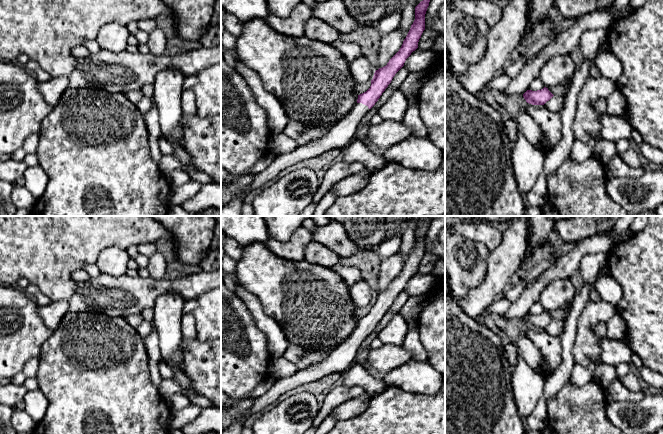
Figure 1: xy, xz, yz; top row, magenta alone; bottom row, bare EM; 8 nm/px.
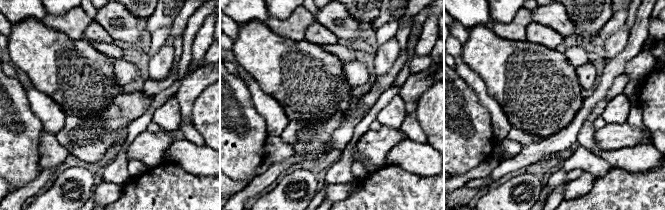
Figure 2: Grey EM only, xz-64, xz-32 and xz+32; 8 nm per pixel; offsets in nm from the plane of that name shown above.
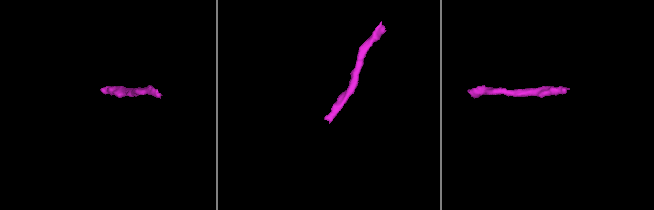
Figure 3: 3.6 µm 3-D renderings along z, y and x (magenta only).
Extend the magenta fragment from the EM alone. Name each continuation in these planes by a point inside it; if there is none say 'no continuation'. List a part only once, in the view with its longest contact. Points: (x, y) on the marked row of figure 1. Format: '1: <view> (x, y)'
1: xz (343, 133)

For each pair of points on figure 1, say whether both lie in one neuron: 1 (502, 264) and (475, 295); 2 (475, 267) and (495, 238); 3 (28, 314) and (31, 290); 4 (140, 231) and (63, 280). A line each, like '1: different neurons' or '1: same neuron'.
1: same neuron
2: different neurons
3: different neurons
4: same neuron

